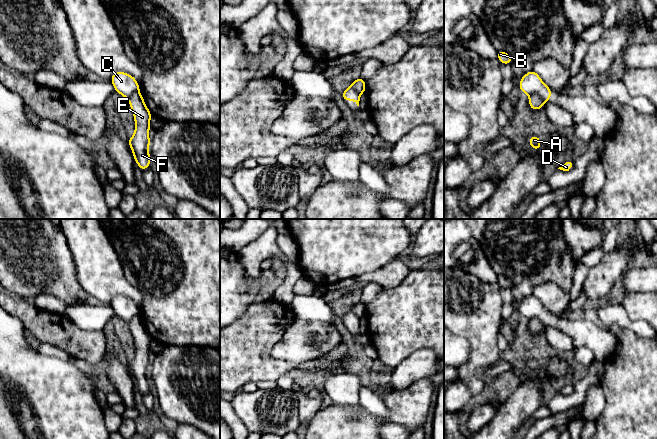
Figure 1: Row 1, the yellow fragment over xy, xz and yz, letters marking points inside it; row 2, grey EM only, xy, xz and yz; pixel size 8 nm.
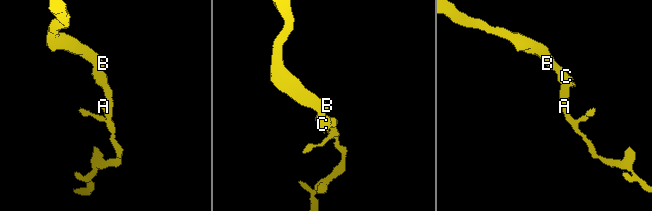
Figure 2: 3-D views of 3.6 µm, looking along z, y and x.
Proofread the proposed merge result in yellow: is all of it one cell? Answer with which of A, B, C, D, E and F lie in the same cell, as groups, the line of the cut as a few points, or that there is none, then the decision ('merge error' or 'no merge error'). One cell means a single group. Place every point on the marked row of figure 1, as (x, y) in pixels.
A D E F / B C | yz (529, 94), (537, 94), (544, 101) | merge error

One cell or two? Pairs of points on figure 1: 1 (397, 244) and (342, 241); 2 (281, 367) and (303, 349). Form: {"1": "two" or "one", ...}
{"1": "one", "2": "two"}

